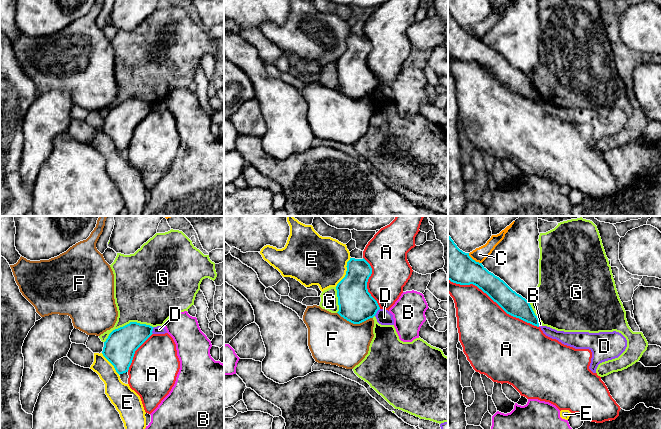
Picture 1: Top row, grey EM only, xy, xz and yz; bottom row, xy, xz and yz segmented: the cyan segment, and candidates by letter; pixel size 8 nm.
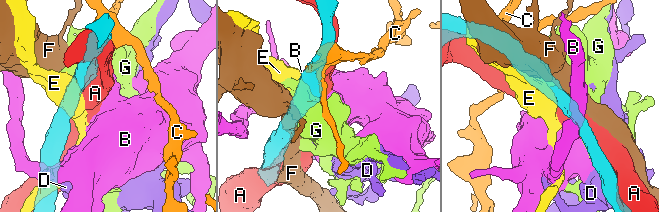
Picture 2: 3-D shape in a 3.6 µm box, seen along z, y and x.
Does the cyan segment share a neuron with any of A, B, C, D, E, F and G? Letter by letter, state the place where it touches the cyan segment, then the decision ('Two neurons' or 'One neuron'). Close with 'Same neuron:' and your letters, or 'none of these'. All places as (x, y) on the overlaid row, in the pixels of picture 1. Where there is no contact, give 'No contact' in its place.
A: Touches cyan at yz (493, 300). One neuron
B: Touches cyan at yz (538, 324). Two neurons
C: Touches cyan at yz (474, 260). Two neurons
D: Touches cyan at xz (376, 312). Two neurons
E: Touches cyan at xz (346, 272). Two neurons
F: Touches cyan at xz (355, 323). Two neurons
G: Touches cyan at xy (127, 324). Two neurons
Same neuron: A

